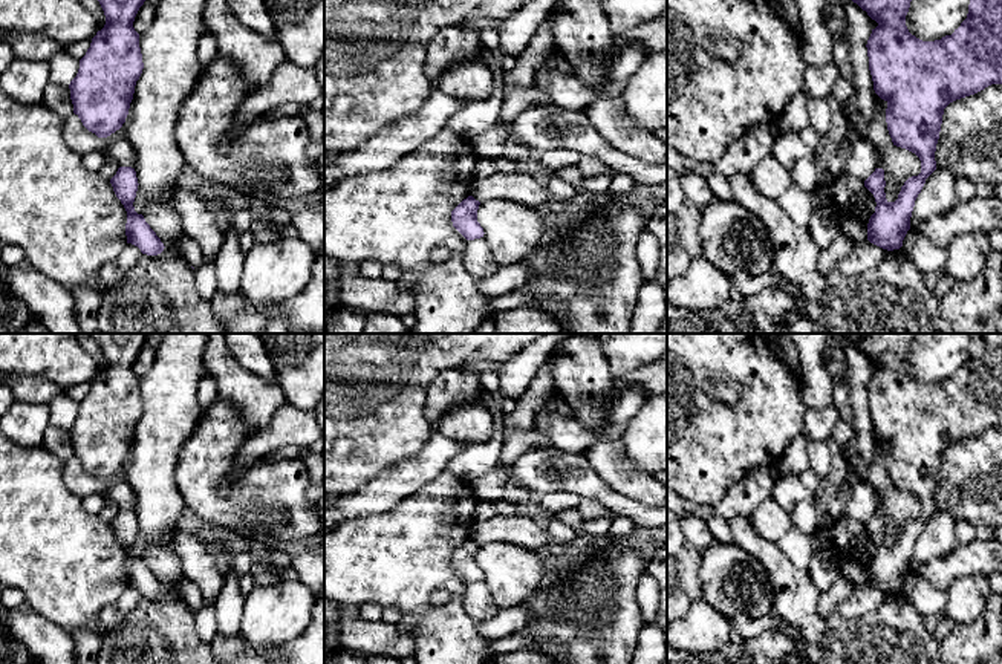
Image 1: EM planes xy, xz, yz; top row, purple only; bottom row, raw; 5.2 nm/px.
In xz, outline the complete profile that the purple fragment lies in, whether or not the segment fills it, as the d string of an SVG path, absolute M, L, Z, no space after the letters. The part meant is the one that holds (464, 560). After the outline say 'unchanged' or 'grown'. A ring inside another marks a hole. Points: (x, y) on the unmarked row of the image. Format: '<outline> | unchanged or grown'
M473 539L464 542L453 554L453 569L467 581L474 583L483 580L483 571L477 565L477 552L480 545Z | unchanged

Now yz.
M843 334L878 366L867 382L875 436L887 445L893 488L915 496L921 516L909 520L895 545L886 542L884 513L864 523L877 549L867 583L883 592L903 589L915 543L936 513L935 494L944 451L991 427L1002 427L1002 334L968 334L967 361L952 378L922 384L906 369L916 334Z | unchanged

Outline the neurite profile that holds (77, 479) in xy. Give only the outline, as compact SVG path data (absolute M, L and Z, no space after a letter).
M75 456L64 462L63 479L69 491L81 499L101 491L99 480L89 474Z

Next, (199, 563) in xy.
M181 526L173 529L165 543L177 554L185 577L199 586L203 601L216 606L225 584L225 571L219 557Z

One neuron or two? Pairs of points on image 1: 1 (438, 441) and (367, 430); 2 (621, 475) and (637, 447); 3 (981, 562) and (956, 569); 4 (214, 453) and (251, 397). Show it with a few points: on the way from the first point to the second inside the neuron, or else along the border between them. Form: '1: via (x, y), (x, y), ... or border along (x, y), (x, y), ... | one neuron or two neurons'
1: border along (433, 432), (415, 455), (398, 461) | two neurons
2: border along (620, 438), (624, 453), (650, 476) | two neurons
3: via (975, 562), (962, 563) | one neuron
4: border along (219, 395), (237, 409), (250, 435) | two neurons

